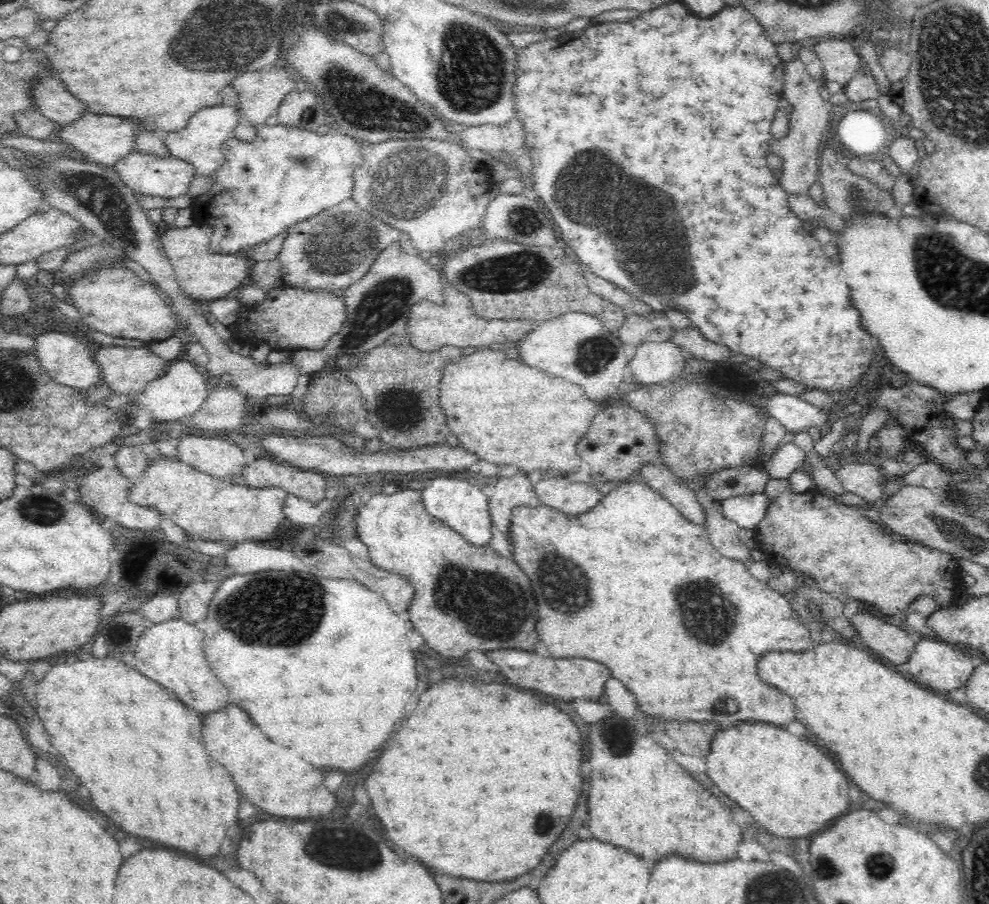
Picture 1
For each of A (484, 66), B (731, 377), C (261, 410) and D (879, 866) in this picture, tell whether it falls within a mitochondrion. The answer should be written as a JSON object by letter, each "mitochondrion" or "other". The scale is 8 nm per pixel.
{"A":"mitochondrion","B":"other","C":"other","D":"mitochondrion"}

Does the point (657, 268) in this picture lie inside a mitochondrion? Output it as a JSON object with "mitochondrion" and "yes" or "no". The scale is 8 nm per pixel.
{"mitochondrion":"yes"}

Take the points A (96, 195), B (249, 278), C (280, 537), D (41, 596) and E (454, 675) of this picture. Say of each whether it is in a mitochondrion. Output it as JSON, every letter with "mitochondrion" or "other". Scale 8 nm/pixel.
{"A":"mitochondrion","B":"other","C":"other","D":"other","E":"other"}

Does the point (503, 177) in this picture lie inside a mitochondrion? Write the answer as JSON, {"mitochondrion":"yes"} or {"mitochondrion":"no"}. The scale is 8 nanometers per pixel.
{"mitochondrion":"no"}

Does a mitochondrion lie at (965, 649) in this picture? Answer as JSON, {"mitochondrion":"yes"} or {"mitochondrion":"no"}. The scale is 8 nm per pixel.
{"mitochondrion":"no"}

